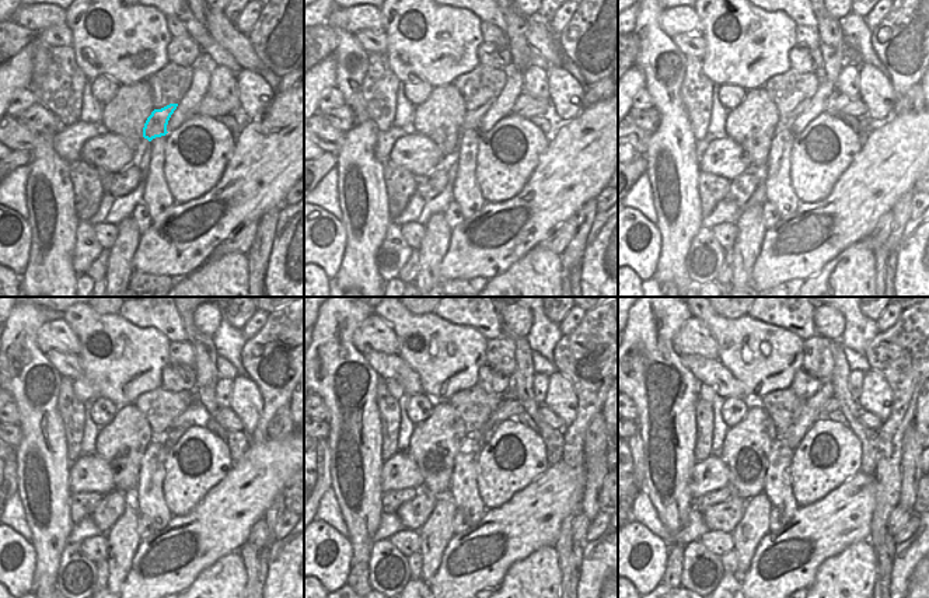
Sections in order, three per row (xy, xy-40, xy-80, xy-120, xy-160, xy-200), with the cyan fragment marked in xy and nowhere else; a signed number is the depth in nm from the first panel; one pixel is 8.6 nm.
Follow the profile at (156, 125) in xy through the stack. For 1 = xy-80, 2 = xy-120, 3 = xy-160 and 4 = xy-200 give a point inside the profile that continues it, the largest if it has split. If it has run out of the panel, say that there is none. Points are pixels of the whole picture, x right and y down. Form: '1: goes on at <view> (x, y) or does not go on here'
1: goes on at xy-80 (803, 105)
2: goes on at xy-120 (195, 413)
3: goes on at xy-160 (509, 408)
4: goes on at xy-200 (831, 405)

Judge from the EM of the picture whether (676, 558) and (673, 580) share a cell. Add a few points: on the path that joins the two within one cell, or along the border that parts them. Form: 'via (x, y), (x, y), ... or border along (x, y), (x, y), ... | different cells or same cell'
via (674, 563), (673, 574) | same cell

